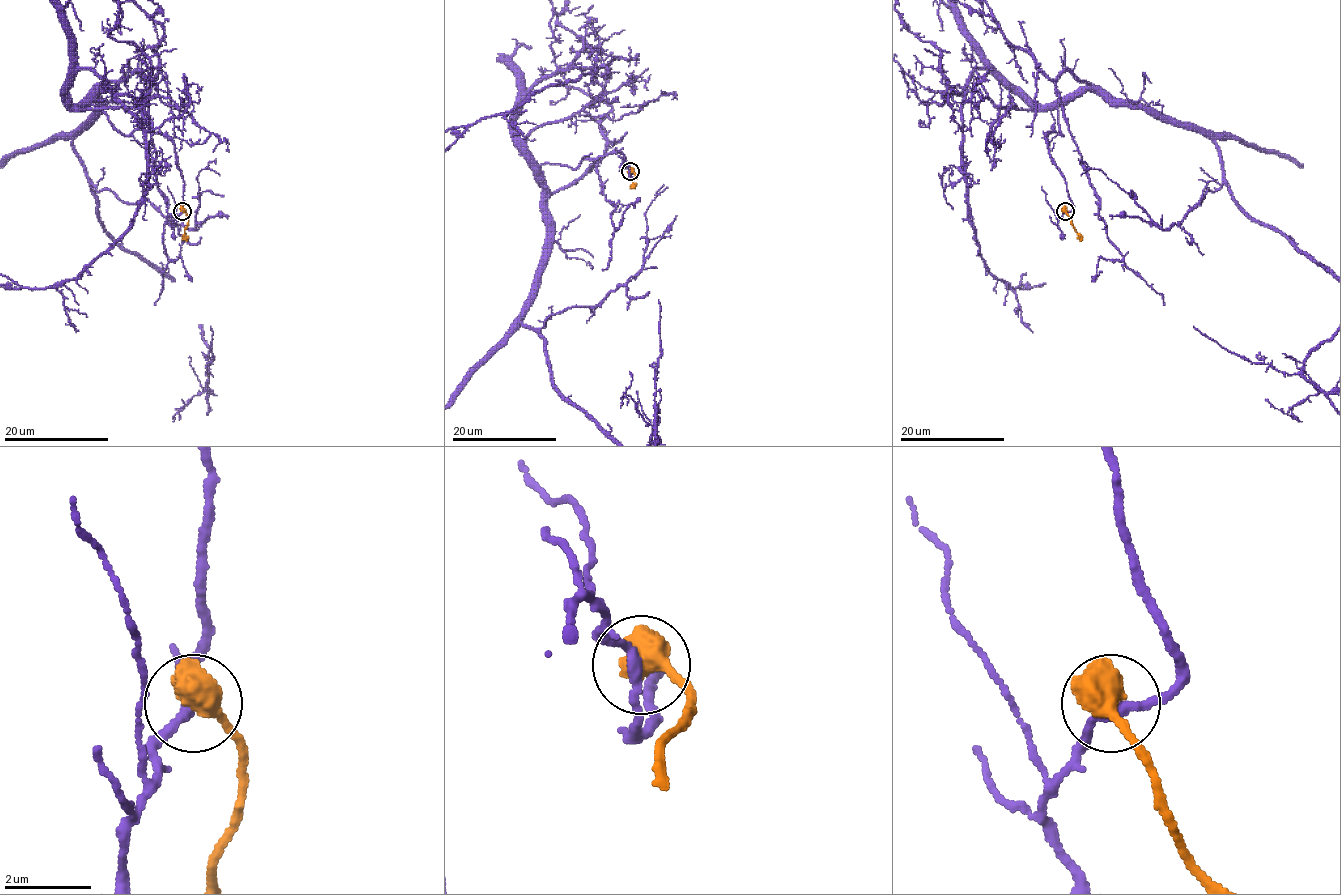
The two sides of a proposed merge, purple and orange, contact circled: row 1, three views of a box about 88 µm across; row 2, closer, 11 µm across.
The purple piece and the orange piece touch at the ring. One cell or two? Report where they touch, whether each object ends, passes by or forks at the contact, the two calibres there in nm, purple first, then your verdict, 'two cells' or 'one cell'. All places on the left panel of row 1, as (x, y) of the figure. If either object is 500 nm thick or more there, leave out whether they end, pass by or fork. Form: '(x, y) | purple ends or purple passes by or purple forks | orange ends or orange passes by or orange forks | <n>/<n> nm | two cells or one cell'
(182, 211) | 240/750 nm | two cells

